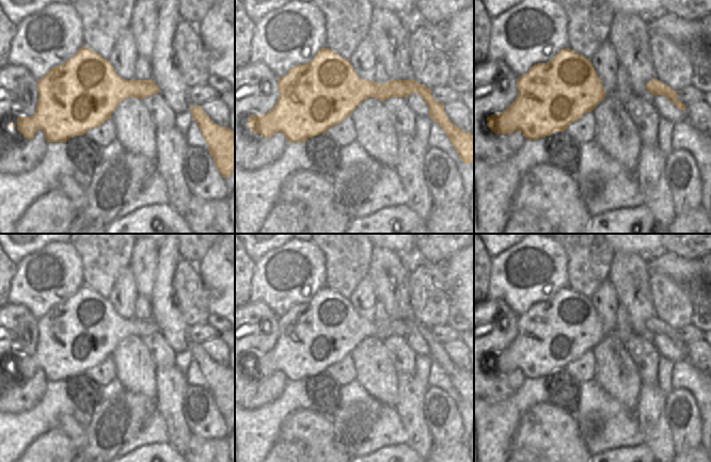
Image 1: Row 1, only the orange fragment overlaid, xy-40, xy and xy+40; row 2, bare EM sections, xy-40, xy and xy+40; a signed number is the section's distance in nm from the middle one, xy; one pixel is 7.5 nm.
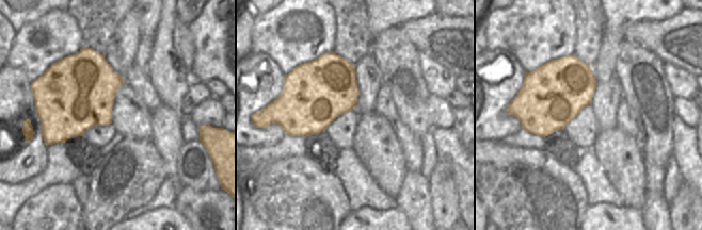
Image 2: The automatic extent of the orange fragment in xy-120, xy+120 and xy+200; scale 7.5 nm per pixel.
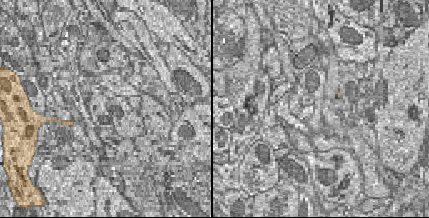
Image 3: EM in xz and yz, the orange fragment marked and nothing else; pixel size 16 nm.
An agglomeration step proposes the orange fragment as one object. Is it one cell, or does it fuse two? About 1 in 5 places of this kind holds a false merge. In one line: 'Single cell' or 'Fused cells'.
Single cell

